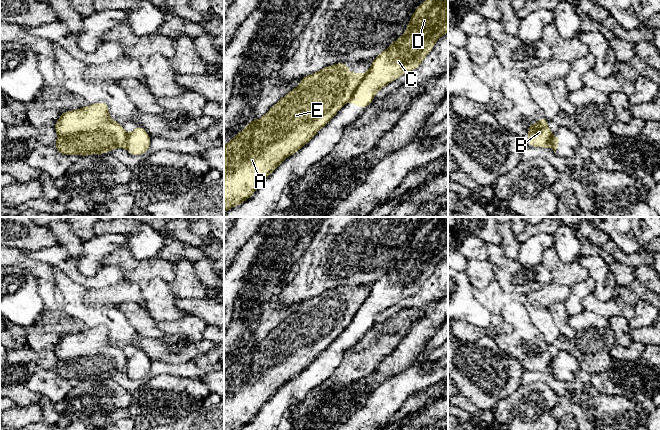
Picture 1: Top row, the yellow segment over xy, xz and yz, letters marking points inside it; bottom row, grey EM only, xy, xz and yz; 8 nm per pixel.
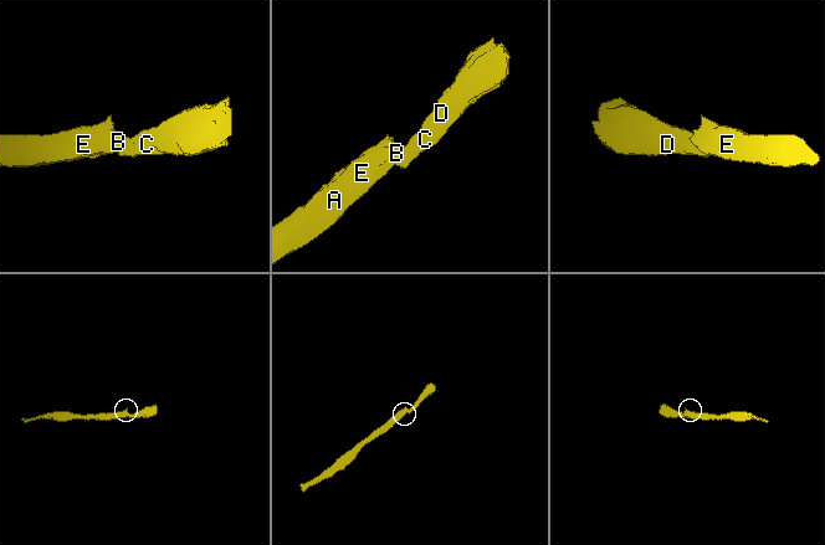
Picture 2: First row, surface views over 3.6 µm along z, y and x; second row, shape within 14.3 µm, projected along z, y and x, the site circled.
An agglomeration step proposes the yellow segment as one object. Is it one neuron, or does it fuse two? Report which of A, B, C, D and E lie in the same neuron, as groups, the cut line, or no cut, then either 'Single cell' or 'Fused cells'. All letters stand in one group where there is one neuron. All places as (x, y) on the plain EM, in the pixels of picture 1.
Groups: A B E / C D. Split along xz (366, 297), (349, 324). Fused cells

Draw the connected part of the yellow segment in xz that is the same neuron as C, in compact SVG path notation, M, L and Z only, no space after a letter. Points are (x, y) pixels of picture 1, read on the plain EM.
M432 217L416 231L406 252L407 255L402 260L372 284L368 296L350 323L351 327L366 333L374 325L379 314L420 290L437 264L448 256L448 217Z

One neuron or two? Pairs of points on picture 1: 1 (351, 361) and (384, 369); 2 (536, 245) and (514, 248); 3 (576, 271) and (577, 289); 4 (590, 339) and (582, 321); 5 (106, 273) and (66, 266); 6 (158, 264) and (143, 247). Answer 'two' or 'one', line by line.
1: two
2: two
3: two
4: two
5: one
6: two

